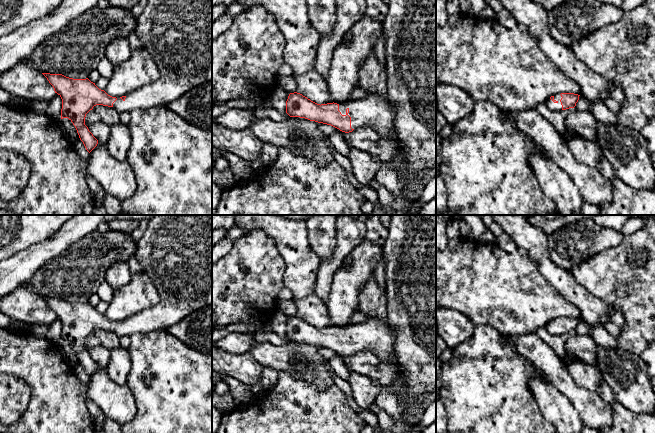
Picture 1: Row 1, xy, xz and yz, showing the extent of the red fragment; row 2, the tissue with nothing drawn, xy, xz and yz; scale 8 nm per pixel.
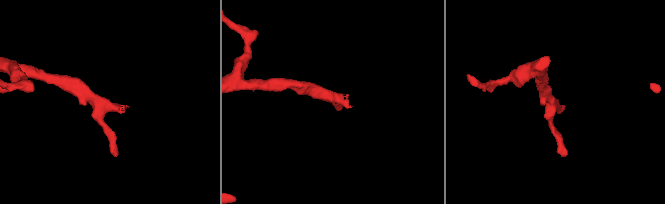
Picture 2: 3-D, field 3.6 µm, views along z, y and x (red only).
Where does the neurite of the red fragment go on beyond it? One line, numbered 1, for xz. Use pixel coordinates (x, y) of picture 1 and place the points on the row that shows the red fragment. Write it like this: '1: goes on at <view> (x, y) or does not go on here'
1: goes on at xz (377, 112)

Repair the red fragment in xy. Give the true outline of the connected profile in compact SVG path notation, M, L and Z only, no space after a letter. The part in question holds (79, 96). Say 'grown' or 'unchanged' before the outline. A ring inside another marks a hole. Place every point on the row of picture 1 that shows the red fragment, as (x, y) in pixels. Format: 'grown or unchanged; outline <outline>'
grown; outline M148 0L137 18L135 31L142 46L156 62L160 77L127 96L112 97L88 78L73 79L62 74L42 73L62 99L61 119L68 118L73 123L89 153L98 144L85 125L86 114L94 106L113 107L119 112L168 106L192 88L212 81L212 0Z

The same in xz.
grown; outline M290 93L286 101L290 117L331 125L349 133L362 127L372 127L381 135L390 137L396 131L396 106L388 96L369 96L347 104L317 104L300 93Z

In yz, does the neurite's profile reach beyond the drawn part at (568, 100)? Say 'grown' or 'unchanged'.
grown

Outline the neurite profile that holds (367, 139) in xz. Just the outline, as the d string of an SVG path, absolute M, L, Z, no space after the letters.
M362 127L349 133L343 132L343 137L350 147L369 153L386 162L393 162L397 150L401 147L397 131L387 137L372 127Z

